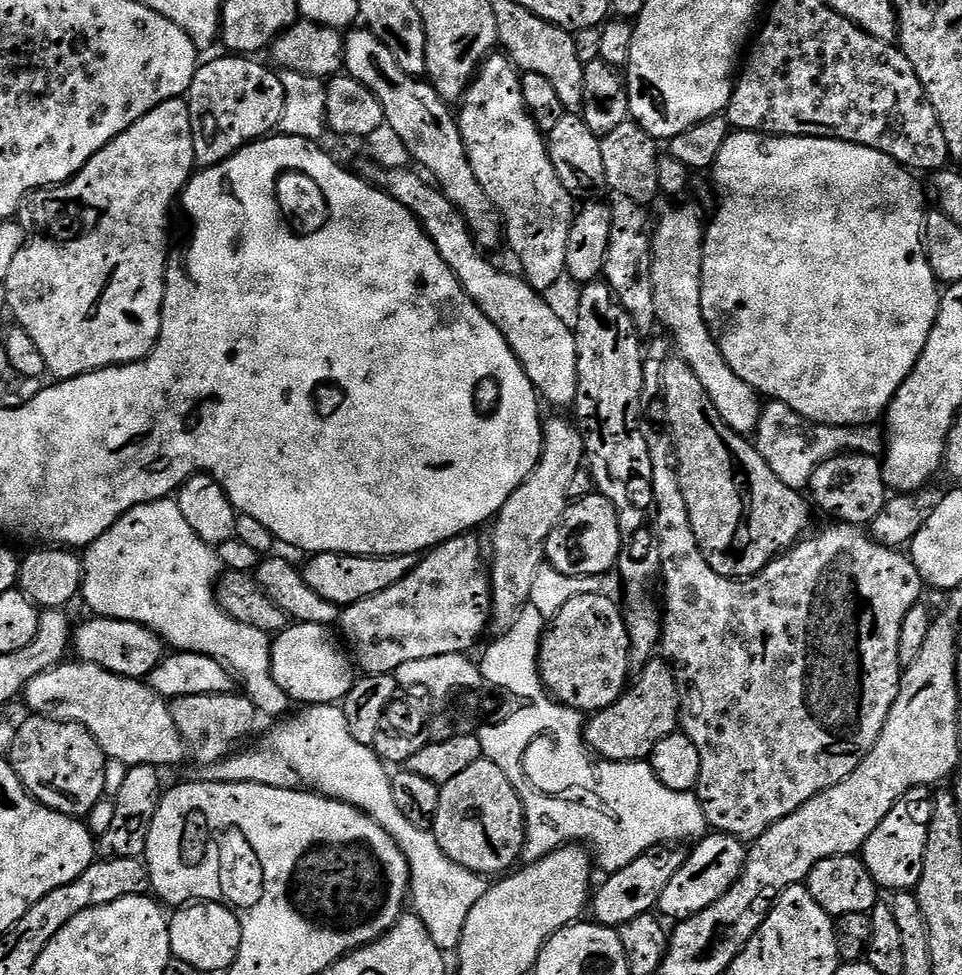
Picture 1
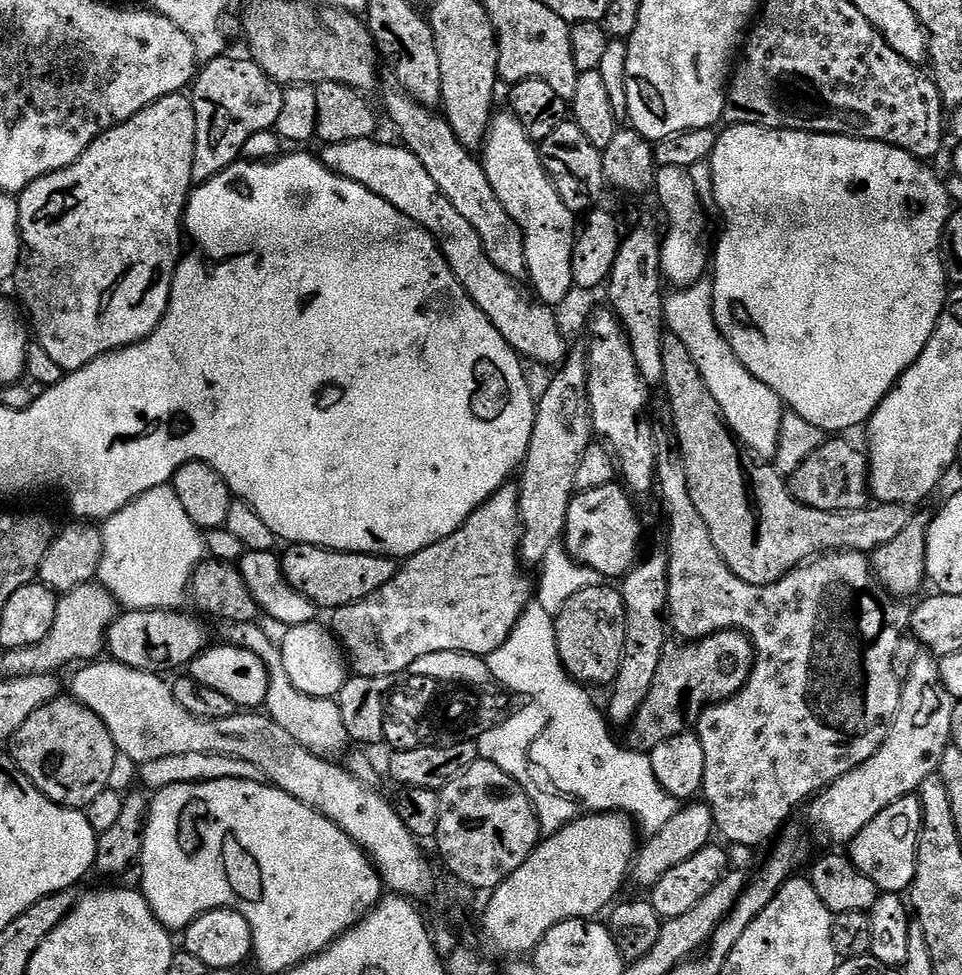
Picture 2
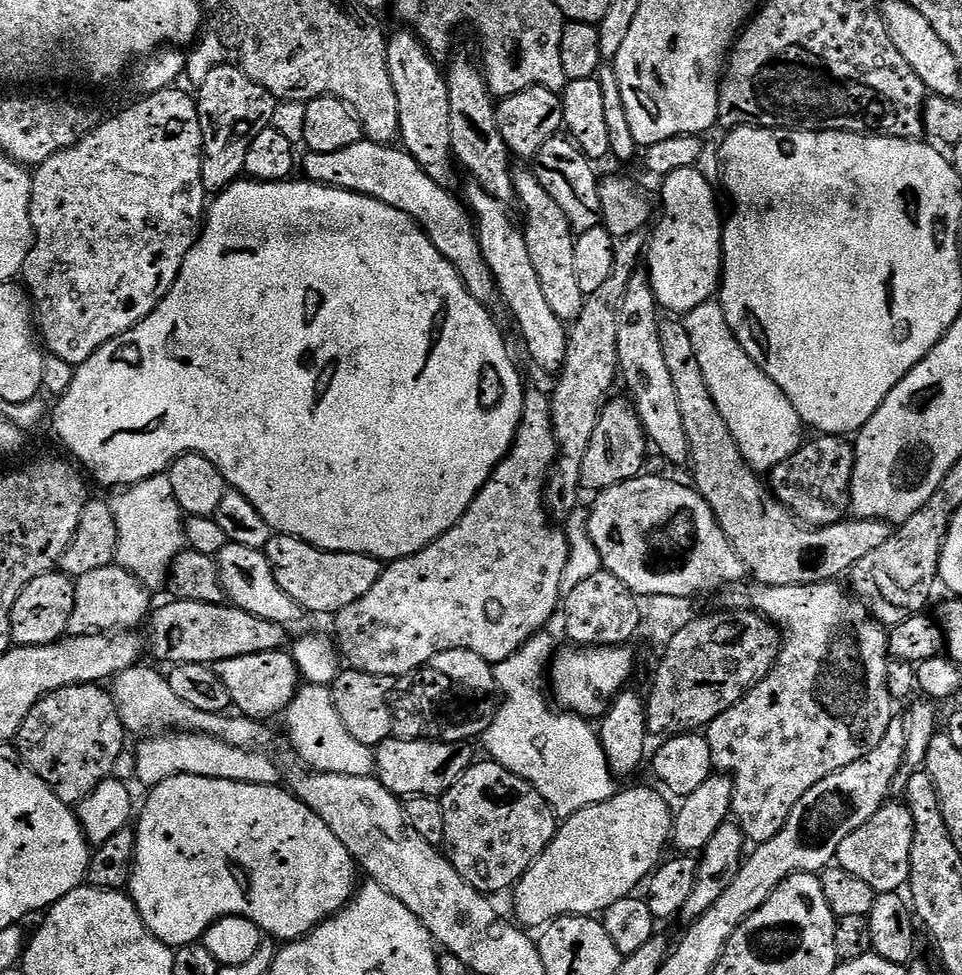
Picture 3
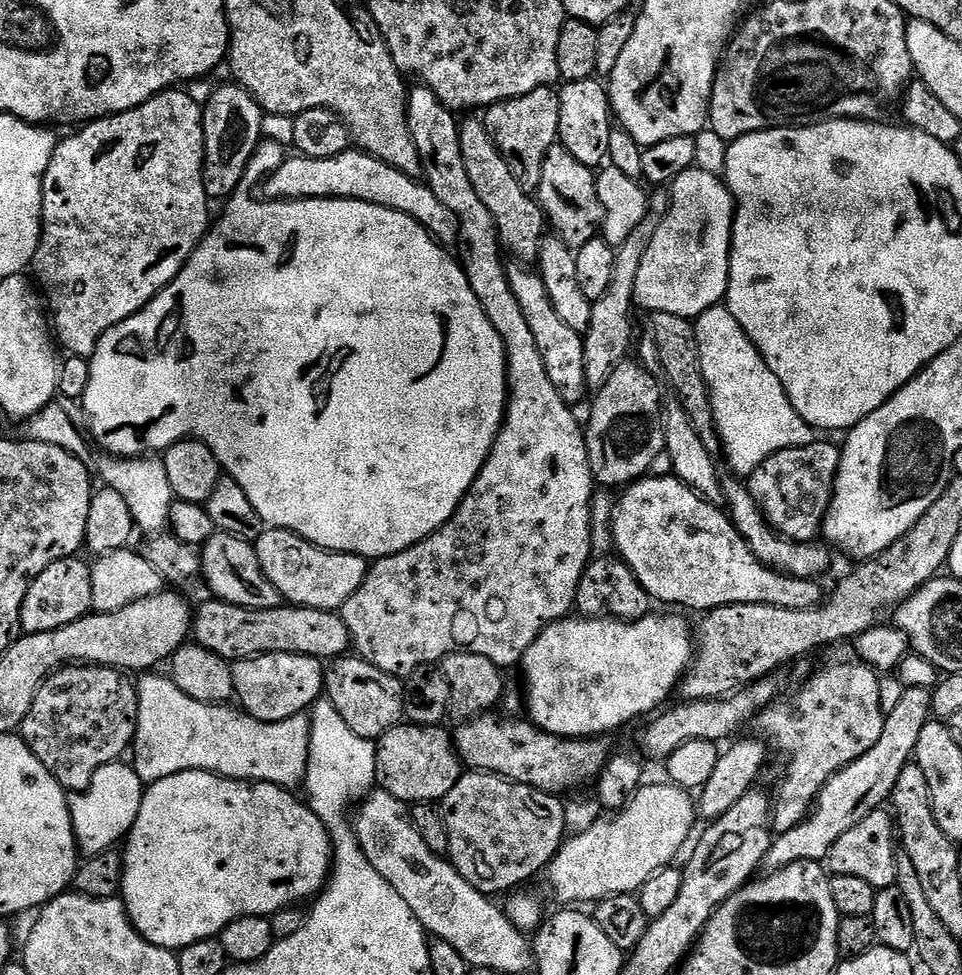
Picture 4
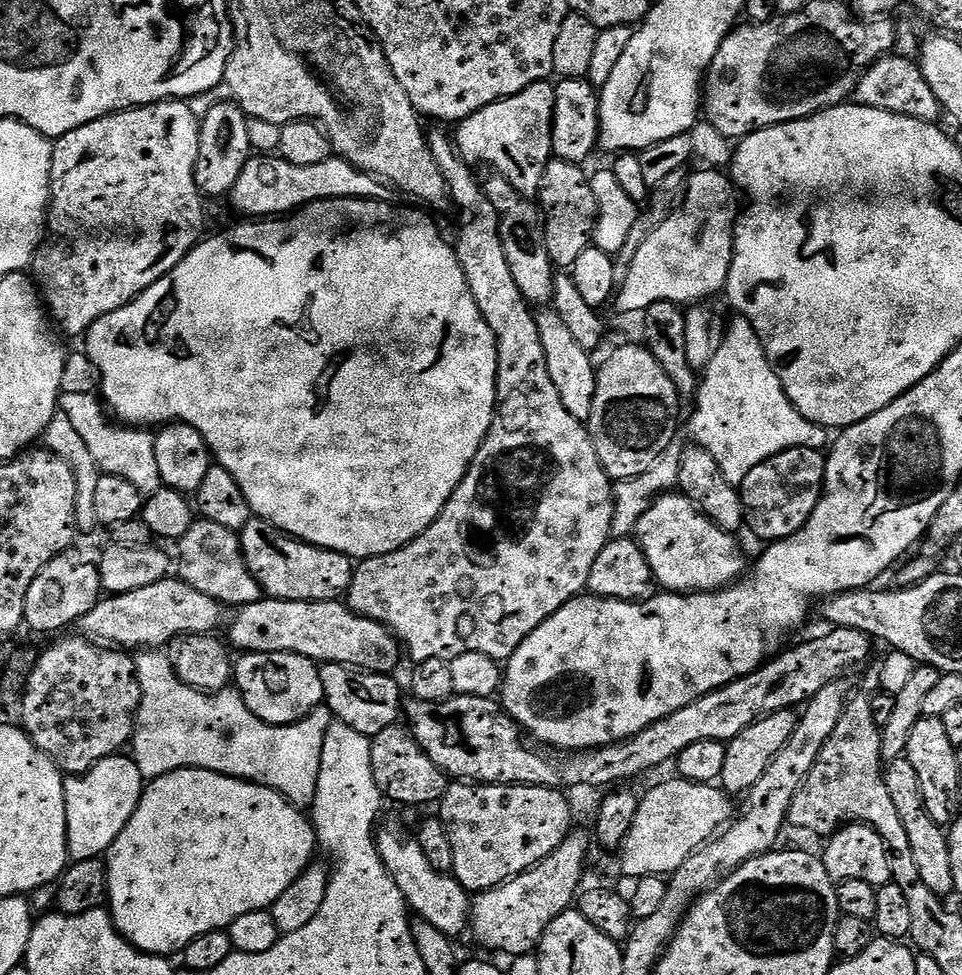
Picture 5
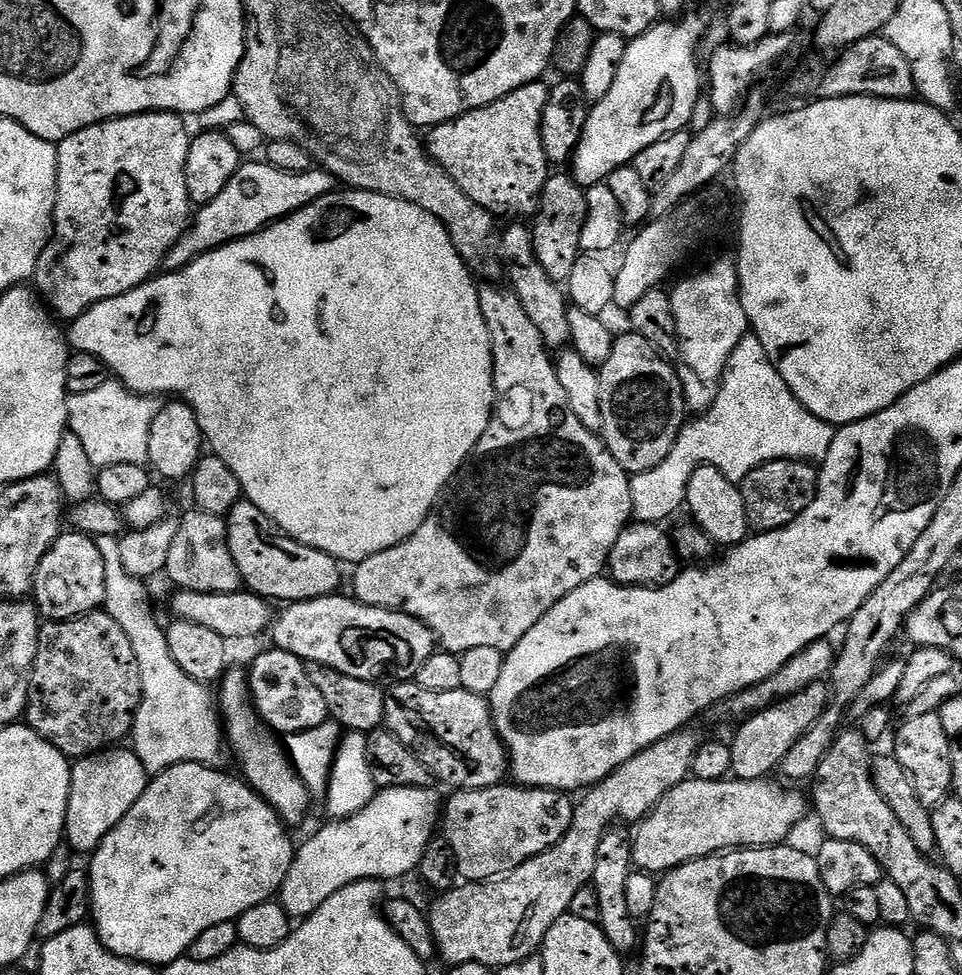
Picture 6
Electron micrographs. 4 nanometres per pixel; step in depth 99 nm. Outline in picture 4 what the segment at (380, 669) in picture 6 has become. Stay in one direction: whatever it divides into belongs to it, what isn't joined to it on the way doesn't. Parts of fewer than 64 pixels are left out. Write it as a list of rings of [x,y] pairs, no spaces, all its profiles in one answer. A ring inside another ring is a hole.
[[[208,598],[208,601],[194,612],[191,635],[195,643],[206,650],[218,654],[223,660],[235,662],[249,660],[251,656],[259,656],[265,652],[297,652],[300,656],[317,658],[339,658],[349,651],[350,641],[348,628],[344,620],[336,612],[323,612],[313,608],[299,606],[281,606],[278,608],[239,608],[224,600]]]

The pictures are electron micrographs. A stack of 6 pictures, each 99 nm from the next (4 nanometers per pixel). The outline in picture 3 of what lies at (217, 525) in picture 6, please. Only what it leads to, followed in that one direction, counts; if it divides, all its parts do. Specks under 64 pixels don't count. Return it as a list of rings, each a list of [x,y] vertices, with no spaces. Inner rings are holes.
[[[229,542],[216,557],[216,565],[220,567],[220,577],[227,599],[235,607],[246,610],[246,614],[254,614],[254,618],[262,618],[266,622],[285,626],[305,619],[304,607],[294,602],[294,598],[290,598],[290,594],[286,594],[282,586],[278,586],[278,578],[274,578],[274,570],[268,561],[267,551]]]

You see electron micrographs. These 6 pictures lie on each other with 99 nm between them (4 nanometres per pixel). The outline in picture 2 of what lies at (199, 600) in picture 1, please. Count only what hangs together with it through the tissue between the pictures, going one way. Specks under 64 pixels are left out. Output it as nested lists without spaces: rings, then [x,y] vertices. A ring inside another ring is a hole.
[[[163,484],[154,490],[146,490],[134,498],[118,514],[103,521],[102,562],[98,583],[104,587],[117,605],[128,610],[180,610],[190,600],[192,575],[206,559],[204,532],[190,522],[190,514],[182,510],[178,494],[171,484]],[[259,623],[231,625],[227,629],[229,631],[227,639],[239,648],[258,654],[258,658],[262,658],[270,670],[268,693],[264,699],[267,715],[271,716],[274,722],[278,722],[282,730],[287,730],[290,738],[294,738],[294,742],[298,742],[315,756],[336,758],[336,755],[350,744],[348,731],[342,722],[342,710],[339,703],[335,699],[326,697],[311,697],[310,694],[304,694],[296,689],[281,664],[281,649],[277,641],[272,641],[260,627]]]

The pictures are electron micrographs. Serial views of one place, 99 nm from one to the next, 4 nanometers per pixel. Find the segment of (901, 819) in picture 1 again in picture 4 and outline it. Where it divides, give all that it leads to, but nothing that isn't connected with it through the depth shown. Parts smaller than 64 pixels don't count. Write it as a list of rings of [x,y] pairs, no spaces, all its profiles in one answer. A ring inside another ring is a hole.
[[[877,810],[866,814],[858,826],[853,826],[830,846],[826,868],[832,876],[862,878],[877,890],[893,887],[897,883],[896,861],[898,859],[898,824],[891,811]]]

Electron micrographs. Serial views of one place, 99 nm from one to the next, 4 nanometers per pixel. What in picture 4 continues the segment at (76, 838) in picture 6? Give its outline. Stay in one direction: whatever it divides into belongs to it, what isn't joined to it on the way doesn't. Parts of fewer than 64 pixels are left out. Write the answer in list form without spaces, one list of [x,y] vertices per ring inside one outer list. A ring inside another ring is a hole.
[[[120,761],[100,767],[86,792],[69,797],[72,828],[75,830],[79,855],[88,859],[109,851],[128,834],[141,809],[144,785],[133,766]]]

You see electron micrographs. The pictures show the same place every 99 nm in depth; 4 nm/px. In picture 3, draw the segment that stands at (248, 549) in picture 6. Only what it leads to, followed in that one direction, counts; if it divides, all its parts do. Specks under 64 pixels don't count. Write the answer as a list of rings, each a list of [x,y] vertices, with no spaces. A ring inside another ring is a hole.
[[[273,535],[266,551],[274,578],[278,578],[278,586],[282,586],[282,590],[286,590],[286,594],[290,594],[290,598],[301,604],[308,614],[335,614],[350,606],[350,602],[358,602],[358,598],[378,582],[382,571],[381,561],[372,556],[357,552],[326,552],[296,536]]]

